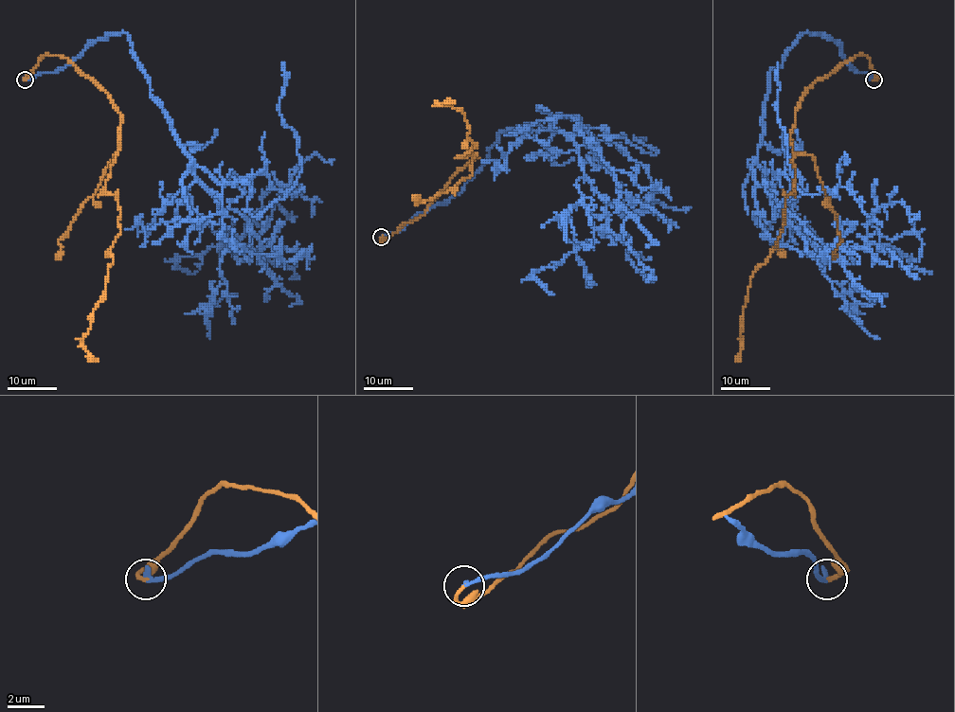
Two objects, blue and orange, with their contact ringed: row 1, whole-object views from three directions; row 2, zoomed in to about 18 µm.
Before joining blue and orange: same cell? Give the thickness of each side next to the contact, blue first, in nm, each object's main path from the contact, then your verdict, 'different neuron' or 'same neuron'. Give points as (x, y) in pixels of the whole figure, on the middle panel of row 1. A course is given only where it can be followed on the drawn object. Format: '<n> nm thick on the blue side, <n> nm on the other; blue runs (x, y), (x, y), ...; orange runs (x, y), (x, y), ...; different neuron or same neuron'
240 nm thick on the blue side, 200 nm on the other; blue runs (382, 237), (461, 190), (501, 133), (547, 121), (576, 143), (608, 224), (533, 272), (553, 293); orange runs (382, 237), (422, 216), (477, 157), (460, 157), (477, 143), (460, 110), (439, 105), (455, 102); same neuron

